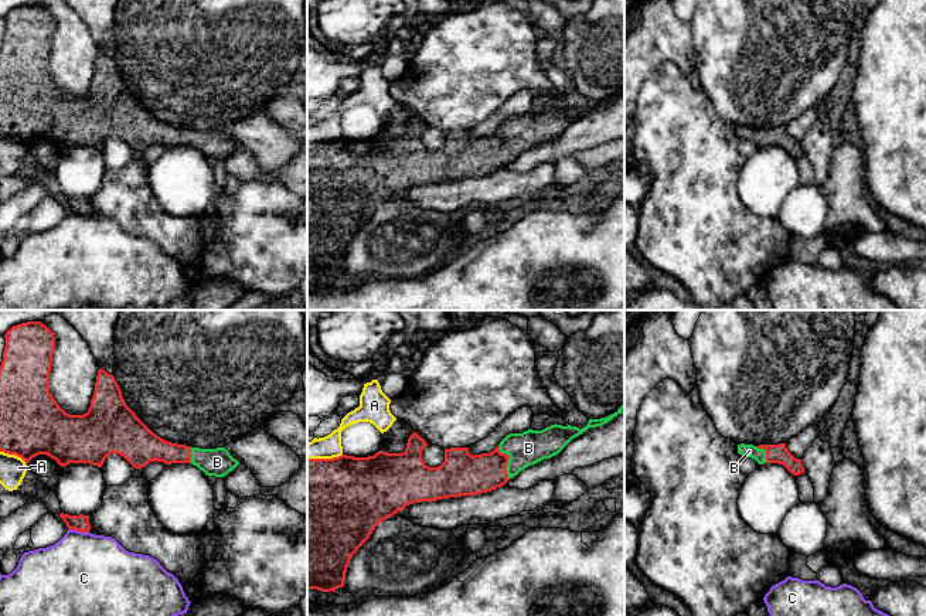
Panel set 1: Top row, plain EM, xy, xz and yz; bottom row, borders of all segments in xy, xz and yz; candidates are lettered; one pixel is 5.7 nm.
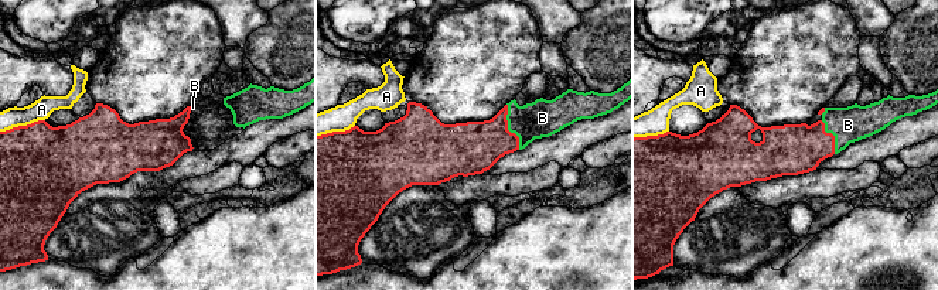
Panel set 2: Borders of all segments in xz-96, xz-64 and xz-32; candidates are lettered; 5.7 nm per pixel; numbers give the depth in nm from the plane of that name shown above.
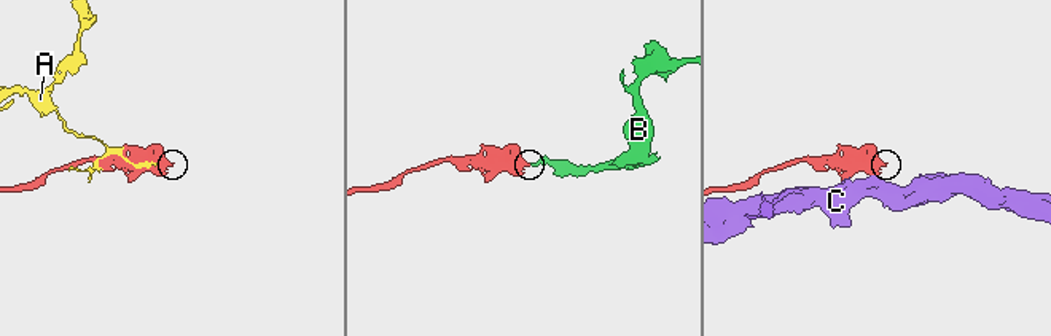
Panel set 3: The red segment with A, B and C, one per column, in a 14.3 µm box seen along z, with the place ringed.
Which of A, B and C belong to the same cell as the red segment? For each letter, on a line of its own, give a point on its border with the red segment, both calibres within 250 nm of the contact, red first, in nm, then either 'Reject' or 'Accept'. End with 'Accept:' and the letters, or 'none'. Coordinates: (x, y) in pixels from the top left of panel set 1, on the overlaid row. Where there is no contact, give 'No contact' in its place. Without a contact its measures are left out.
A: Touches red at xy (14, 453). Thickness 360 nm (red) against 150 nm. Reject
B: Touches red at xz (507, 460). Thickness 240 nm (red) against 190 nm. Accept
C: Touches red at xy (78, 530). Thickness 100 nm (red) against 460 nm. Reject
Accept: B

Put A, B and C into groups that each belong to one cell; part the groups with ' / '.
A / B / C

